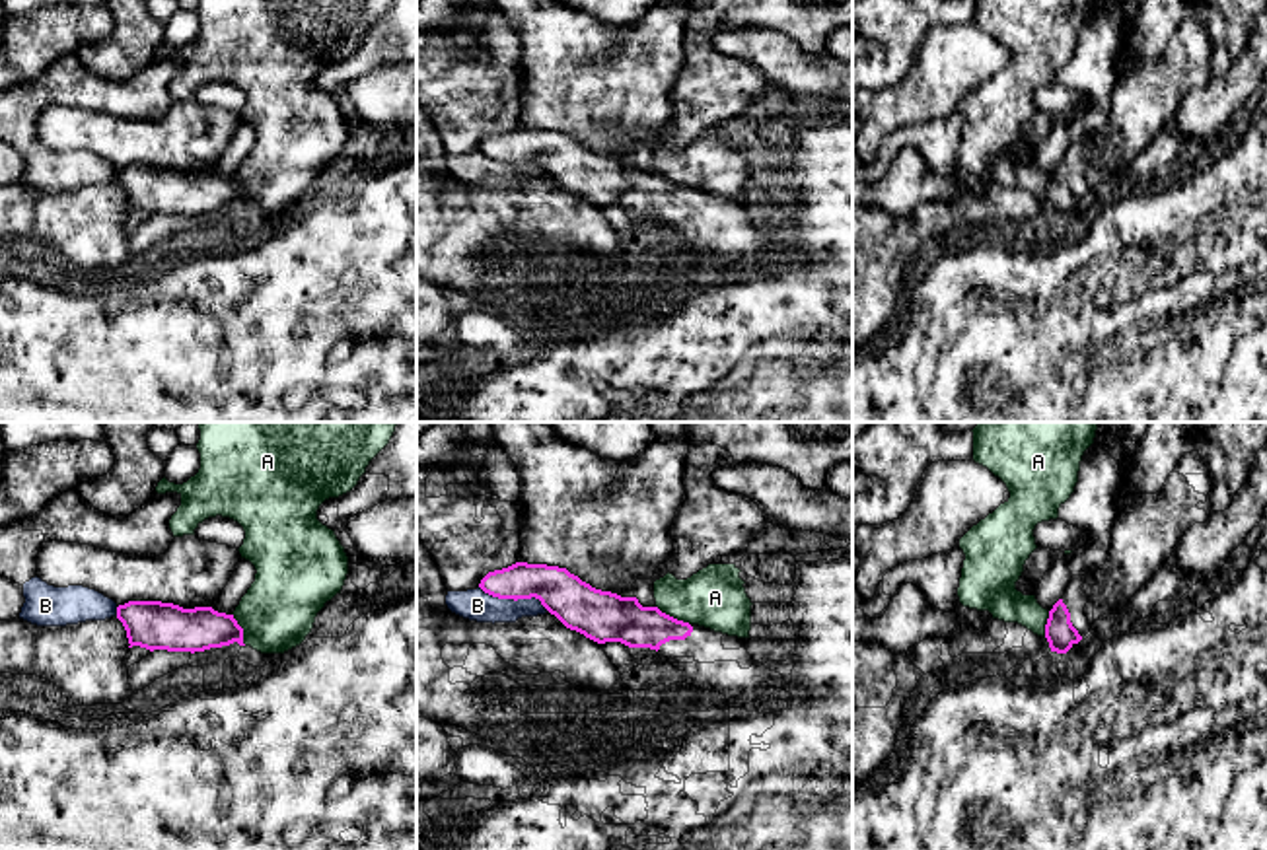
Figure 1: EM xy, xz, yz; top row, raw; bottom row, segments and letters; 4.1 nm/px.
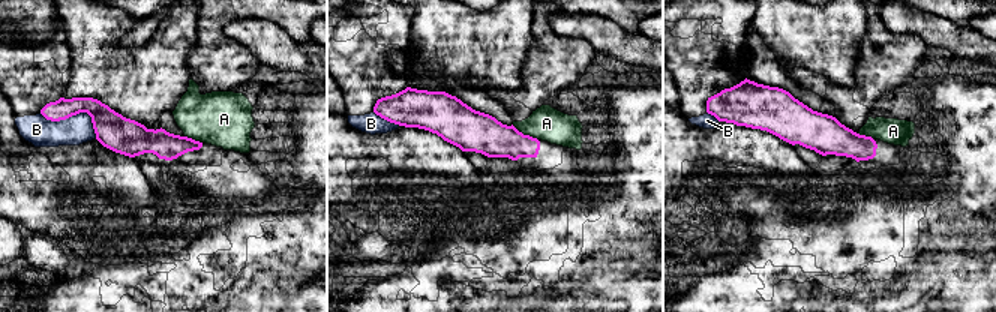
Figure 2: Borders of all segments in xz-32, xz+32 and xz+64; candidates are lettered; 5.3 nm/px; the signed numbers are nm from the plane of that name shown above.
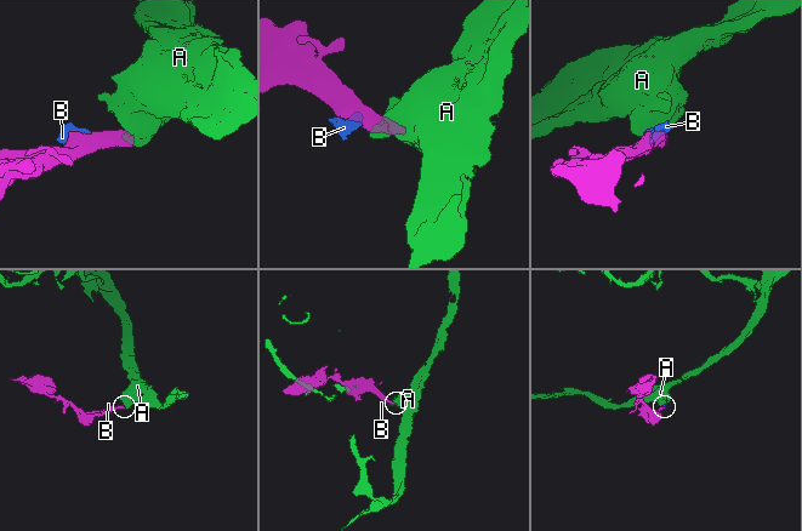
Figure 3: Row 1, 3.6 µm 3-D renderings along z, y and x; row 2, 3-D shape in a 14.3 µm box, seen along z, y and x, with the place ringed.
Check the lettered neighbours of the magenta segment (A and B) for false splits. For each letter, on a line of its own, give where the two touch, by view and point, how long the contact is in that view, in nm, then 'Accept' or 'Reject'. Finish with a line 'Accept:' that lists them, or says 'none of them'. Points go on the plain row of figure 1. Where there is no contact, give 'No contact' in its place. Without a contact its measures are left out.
A: Touches magenta at xz (672, 181). Shared border 170 nm. Reject
B: Touches magenta at xz (514, 164). Shared border 300 nm. Reject
Accept: none of them

